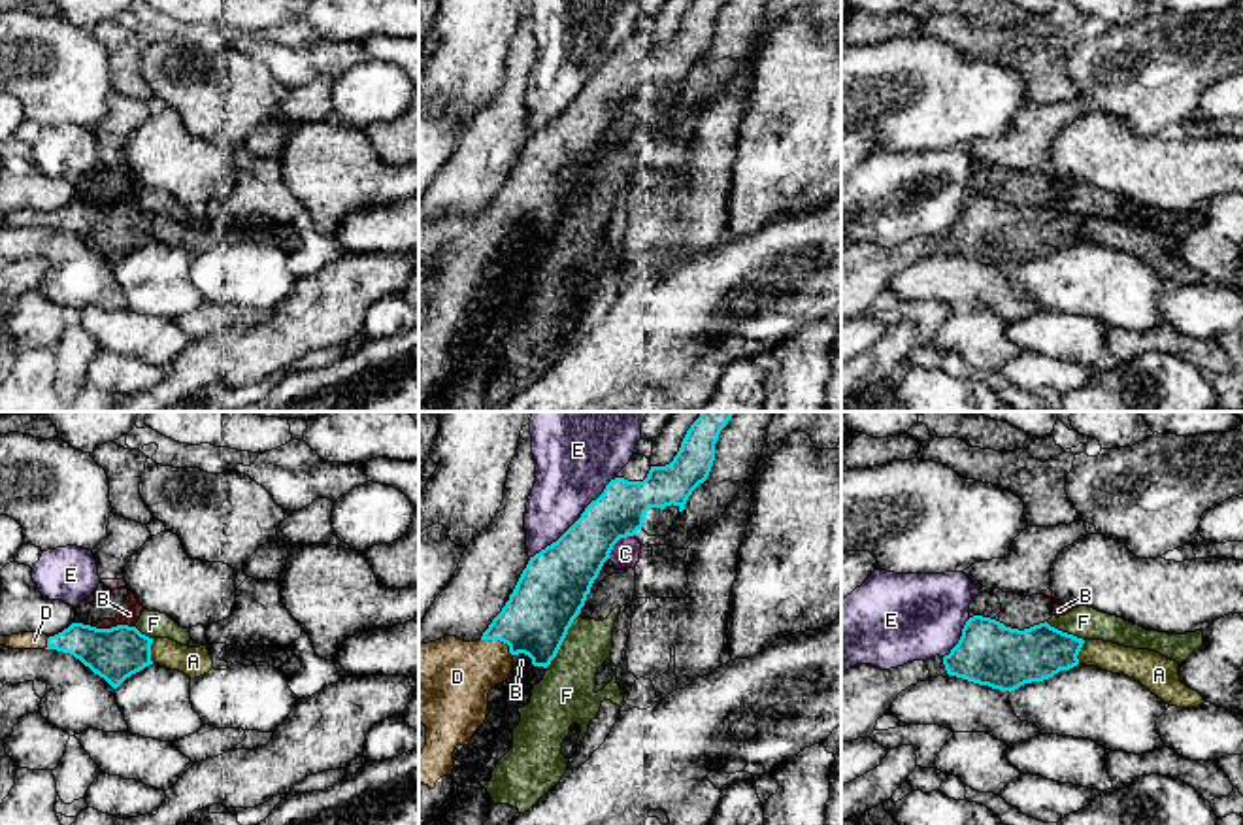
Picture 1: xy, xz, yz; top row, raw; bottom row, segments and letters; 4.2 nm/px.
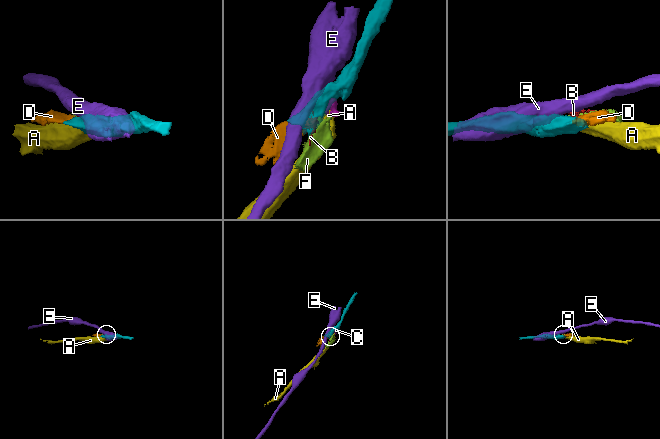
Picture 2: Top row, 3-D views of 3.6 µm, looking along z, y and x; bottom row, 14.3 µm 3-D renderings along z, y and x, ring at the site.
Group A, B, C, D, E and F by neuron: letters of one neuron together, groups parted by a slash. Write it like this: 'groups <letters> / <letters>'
groups A C / B F / D / E

